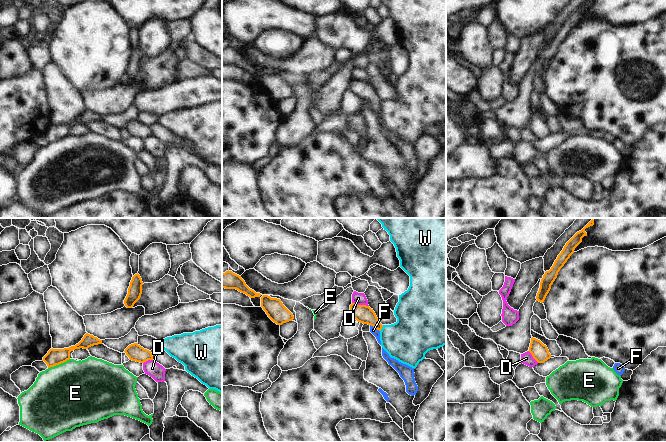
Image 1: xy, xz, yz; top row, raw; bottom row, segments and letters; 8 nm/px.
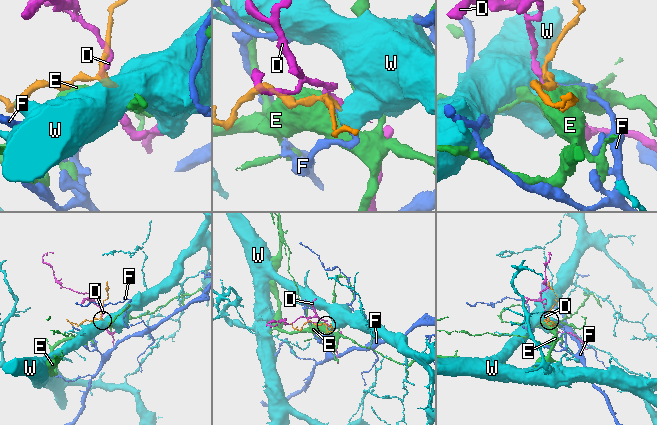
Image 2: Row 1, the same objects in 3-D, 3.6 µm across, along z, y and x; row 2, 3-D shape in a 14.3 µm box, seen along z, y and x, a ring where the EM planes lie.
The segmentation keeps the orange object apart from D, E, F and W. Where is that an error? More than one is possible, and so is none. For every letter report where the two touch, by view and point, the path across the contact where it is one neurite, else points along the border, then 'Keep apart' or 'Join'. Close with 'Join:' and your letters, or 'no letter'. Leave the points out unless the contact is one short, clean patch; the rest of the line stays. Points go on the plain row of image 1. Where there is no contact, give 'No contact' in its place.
D: Touches orange at xz (360, 81). Boundary: xz (352, 78), (368, 82). Keep apart
E: Touches orange at xy (58, 140). Boundary: xy (69, 134), (48, 144). Keep apart
F: Touches orange at xz (375, 103). Path across: xz (364, 90), (375, 103), (373, 106). Join
W: Touches orange at xz (381, 104). Boundary: xz (383, 101), (380, 107). Keep apart
Join: F

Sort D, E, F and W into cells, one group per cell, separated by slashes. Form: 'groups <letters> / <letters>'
groups D / E / F / W

